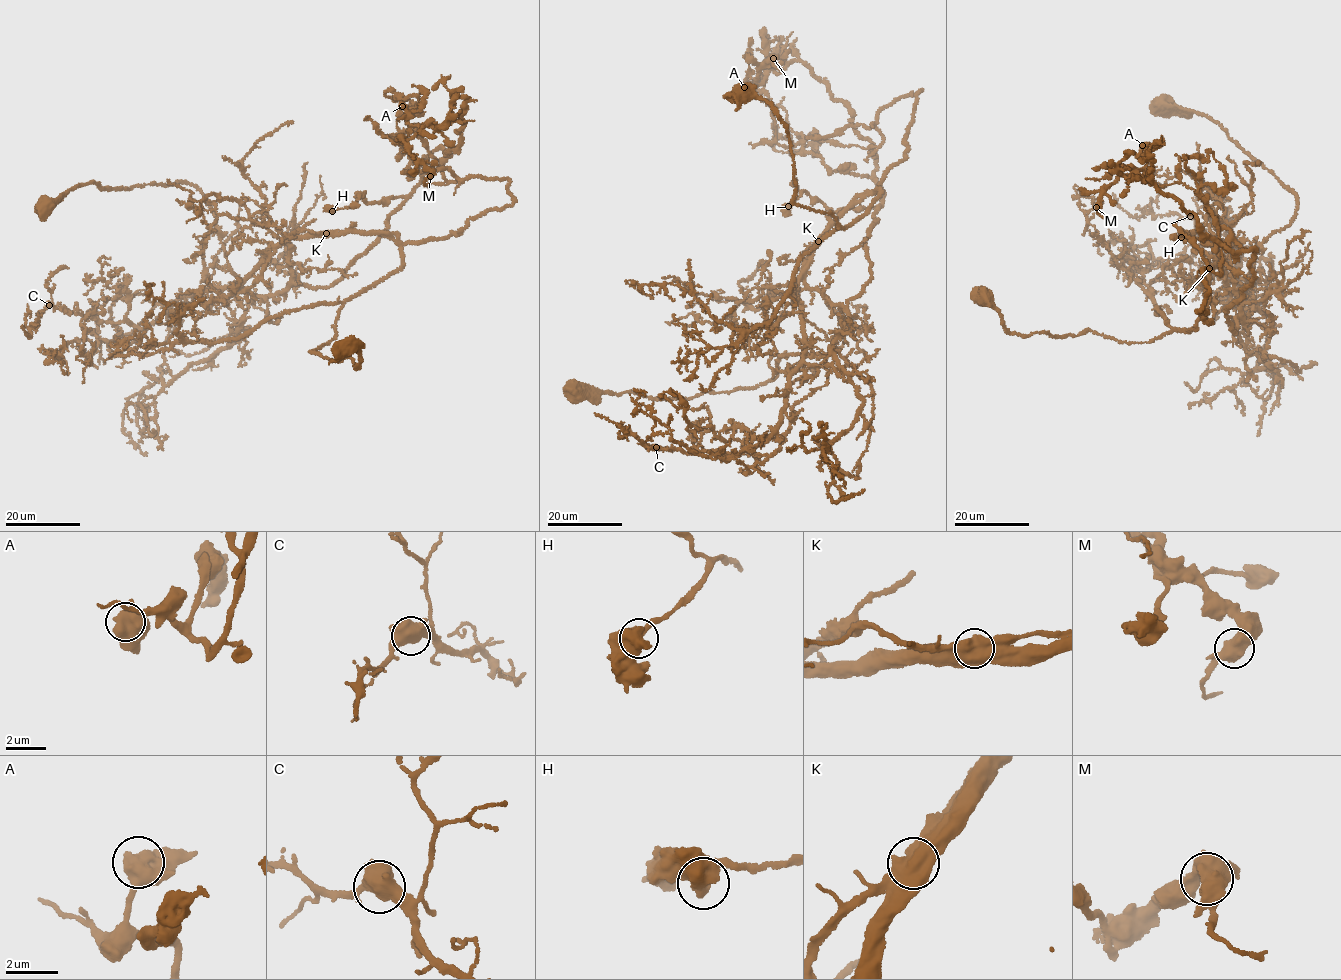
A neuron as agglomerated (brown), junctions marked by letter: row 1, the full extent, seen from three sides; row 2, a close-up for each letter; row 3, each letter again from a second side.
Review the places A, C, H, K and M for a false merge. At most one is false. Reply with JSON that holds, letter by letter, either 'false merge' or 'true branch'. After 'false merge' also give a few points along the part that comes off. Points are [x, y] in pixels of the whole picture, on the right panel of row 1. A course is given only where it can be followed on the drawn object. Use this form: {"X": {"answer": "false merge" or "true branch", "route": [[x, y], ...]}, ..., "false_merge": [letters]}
{"A": {"answer": "true branch"}, "C": {"answer": "true branch"}, "H": {"answer": "true branch"}, "K": {"answer": "false merge", "route": [[1209, 268], [1212, 323], [1197, 312], [1209, 290], [1202, 271], [1221, 274], [1205, 201], [1127, 168], [1085, 179]]}, "M": {"answer": "true branch"}, "false_merge": ["K"]}

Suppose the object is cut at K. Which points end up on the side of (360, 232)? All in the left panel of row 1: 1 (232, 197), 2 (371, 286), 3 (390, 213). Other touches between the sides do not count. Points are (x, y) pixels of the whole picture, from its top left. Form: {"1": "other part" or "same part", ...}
{"1": "same part", "2": "same part", "3": "other part"}

